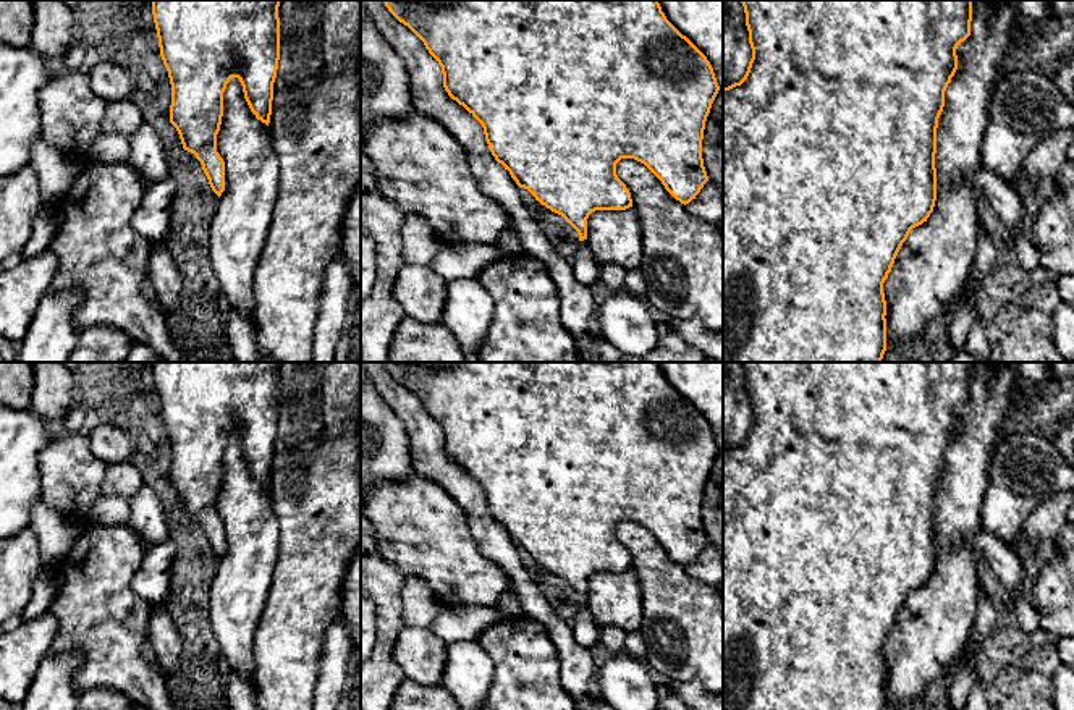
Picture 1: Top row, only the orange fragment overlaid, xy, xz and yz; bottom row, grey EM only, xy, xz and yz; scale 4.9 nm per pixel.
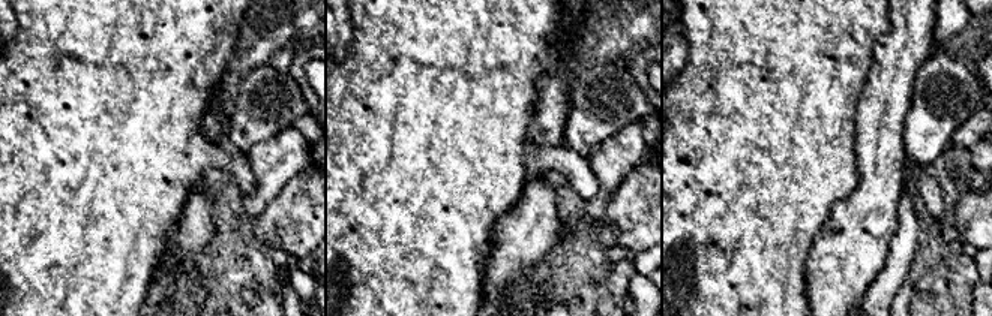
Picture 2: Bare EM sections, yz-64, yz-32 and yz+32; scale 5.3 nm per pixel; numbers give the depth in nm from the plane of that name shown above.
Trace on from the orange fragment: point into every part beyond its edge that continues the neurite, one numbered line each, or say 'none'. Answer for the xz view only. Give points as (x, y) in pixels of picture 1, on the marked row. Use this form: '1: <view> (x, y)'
1: xz (586, 269)

